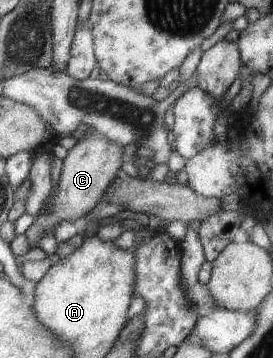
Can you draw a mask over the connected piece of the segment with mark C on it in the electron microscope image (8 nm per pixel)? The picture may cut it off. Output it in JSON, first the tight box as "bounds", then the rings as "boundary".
{"bounds":[24,131,123,250],"boundary":[[[87,131],[67,151],[59,177],[53,187],[53,194],[47,206],[35,217],[34,222],[26,229],[24,236],[28,241],[28,250],[39,247],[39,241],[44,235],[53,235],[54,229],[63,221],[81,224],[84,217],[96,205],[99,205],[105,190],[118,177],[121,167],[121,153],[123,149],[113,142]]]}

